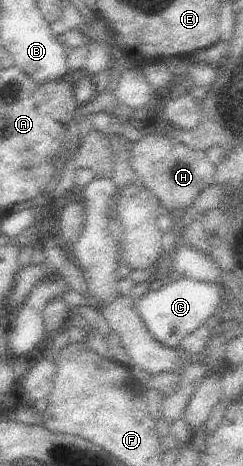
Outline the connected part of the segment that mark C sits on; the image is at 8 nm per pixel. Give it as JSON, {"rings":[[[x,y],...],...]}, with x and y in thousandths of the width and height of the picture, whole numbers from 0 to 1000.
{"rings":[[[761,594],[724,597],[642,624],[613,624],[560,644],[560,663],[617,719],[691,749],[728,749],[741,732],[831,695],[864,695],[889,663],[922,637],[922,620],[889,607],[856,607]]]}

